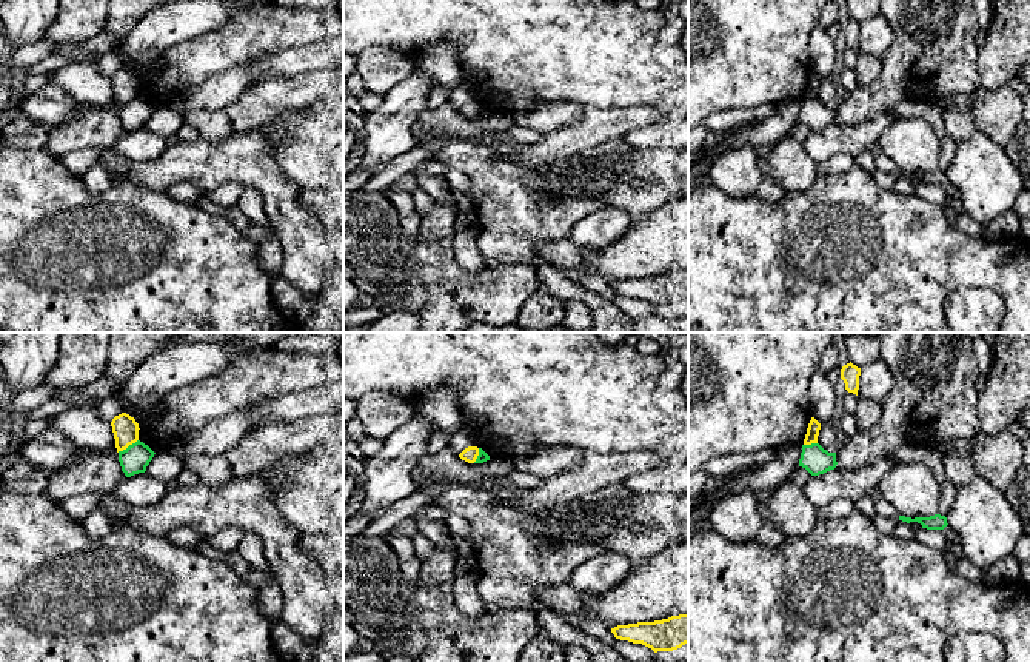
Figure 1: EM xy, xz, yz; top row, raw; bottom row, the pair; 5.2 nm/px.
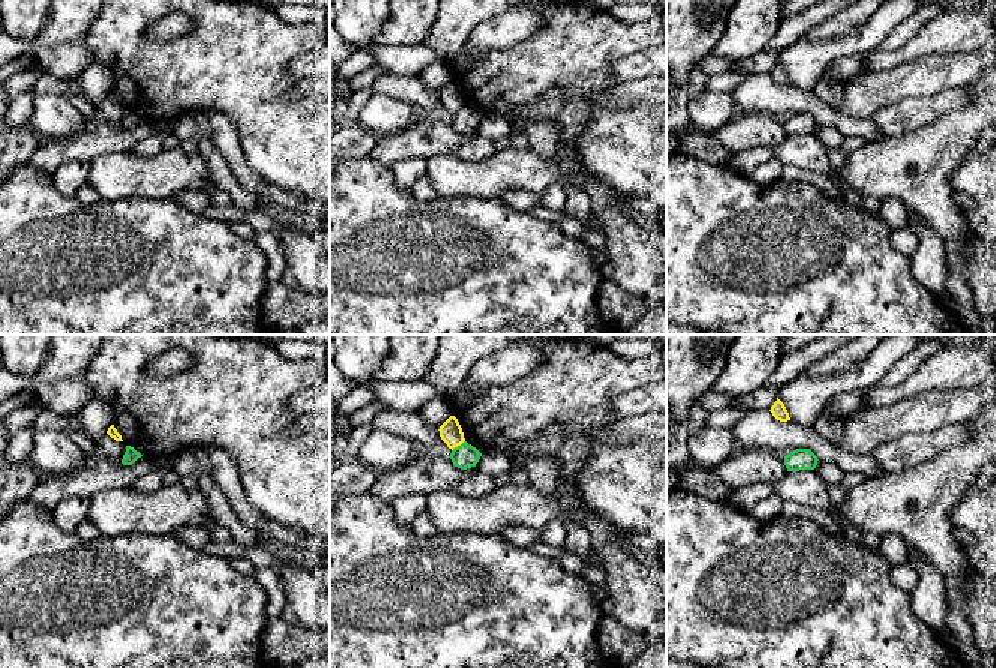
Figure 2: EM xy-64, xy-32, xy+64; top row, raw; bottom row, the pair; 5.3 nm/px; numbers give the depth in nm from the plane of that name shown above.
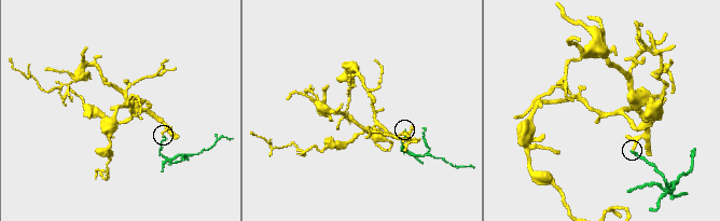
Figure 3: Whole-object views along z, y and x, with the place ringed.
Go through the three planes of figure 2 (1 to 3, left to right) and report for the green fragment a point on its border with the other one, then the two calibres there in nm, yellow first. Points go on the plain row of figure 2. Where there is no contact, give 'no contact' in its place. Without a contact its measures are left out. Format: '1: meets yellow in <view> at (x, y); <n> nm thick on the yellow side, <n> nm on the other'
1: no contact
2: meets yellow in xy-32 at (458, 108); 120 nm thick on the yellow side, 130 nm on the other
3: no contact

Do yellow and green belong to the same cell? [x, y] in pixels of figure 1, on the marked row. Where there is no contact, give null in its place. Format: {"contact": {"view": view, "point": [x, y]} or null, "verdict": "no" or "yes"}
{"contact": {"view": "xy", "point": [127, 447]}, "verdict": "no"}

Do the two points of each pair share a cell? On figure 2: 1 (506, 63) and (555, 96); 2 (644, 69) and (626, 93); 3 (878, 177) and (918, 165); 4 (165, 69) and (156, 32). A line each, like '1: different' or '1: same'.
1: different
2: different
3: same
4: different

